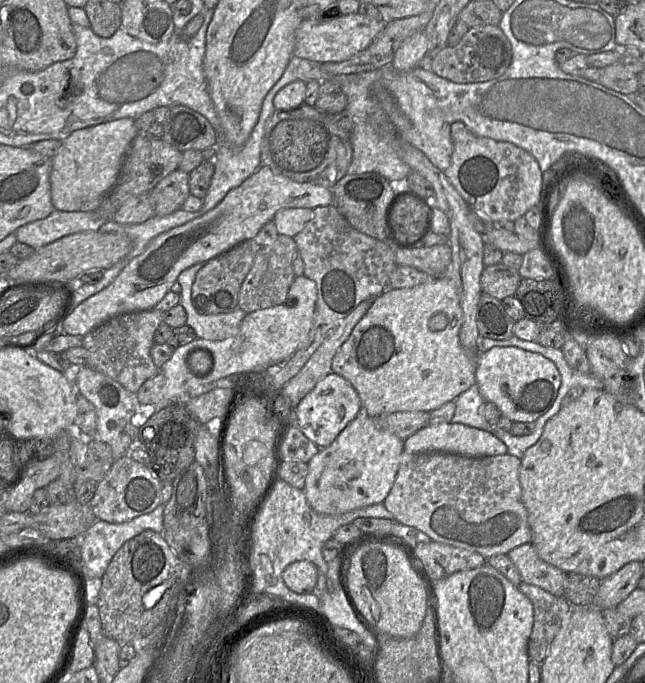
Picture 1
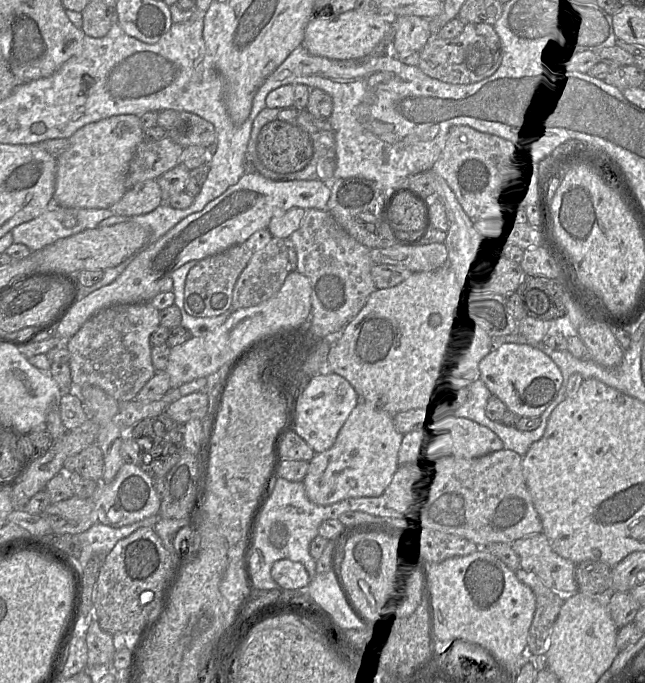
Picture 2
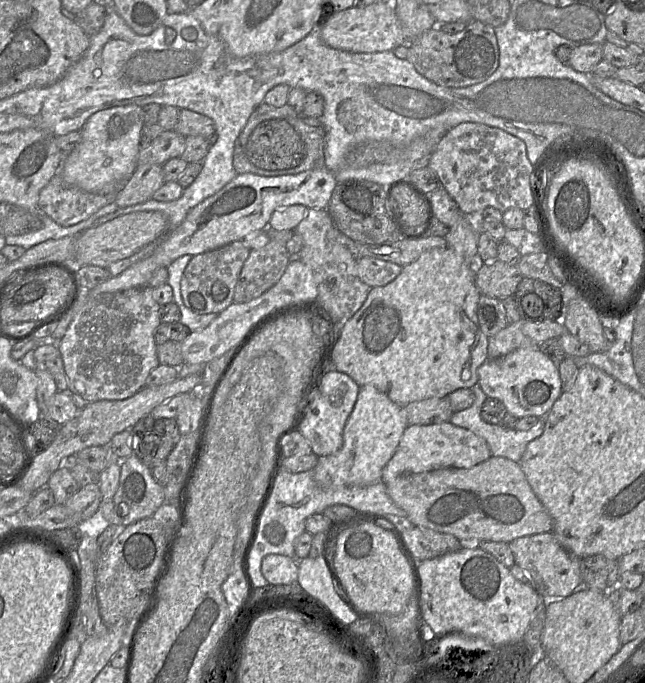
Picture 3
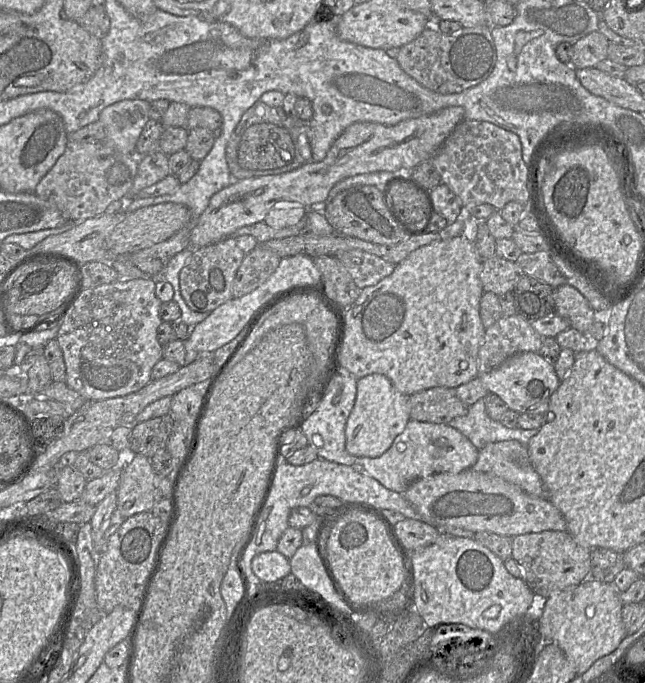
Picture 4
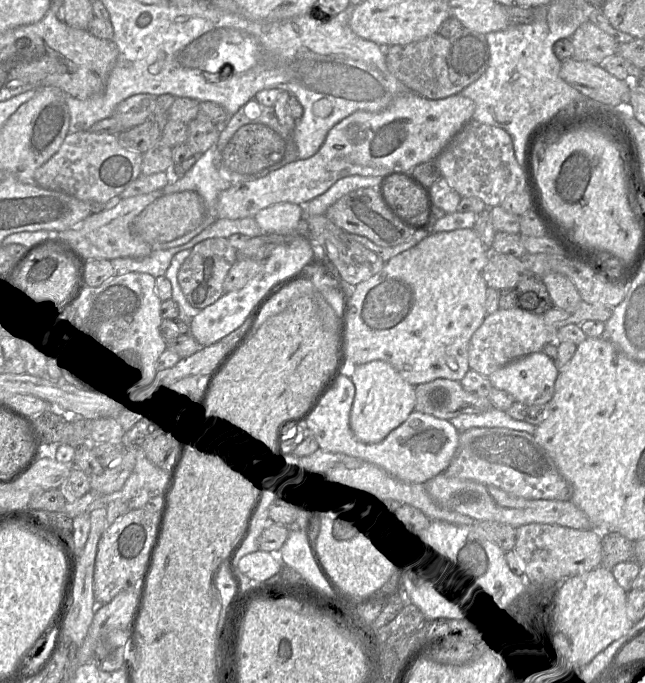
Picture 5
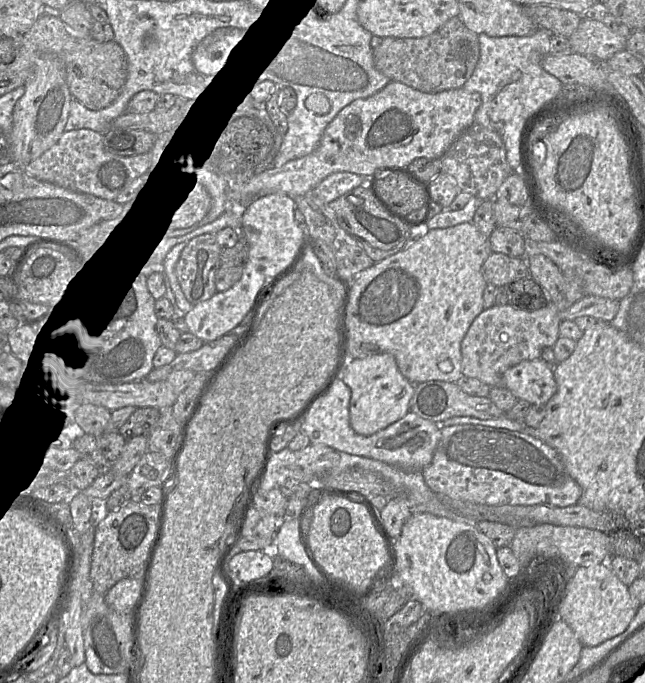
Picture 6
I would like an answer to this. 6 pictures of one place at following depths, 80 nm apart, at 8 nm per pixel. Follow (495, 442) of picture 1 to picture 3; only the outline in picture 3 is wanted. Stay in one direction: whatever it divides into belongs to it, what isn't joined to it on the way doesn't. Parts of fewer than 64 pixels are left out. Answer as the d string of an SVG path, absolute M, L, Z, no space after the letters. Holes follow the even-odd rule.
M451 422L408 425L395 454L383 469L382 482L394 481L402 474L422 473L450 467L471 468L490 457L489 446L483 438Z

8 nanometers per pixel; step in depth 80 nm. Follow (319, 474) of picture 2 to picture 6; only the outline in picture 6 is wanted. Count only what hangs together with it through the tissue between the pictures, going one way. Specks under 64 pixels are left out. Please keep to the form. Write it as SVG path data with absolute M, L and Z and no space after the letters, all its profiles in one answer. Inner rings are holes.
M391 354L349 359L340 379L351 389L350 425L359 435L373 435L400 420L410 411L415 385L401 373Z

